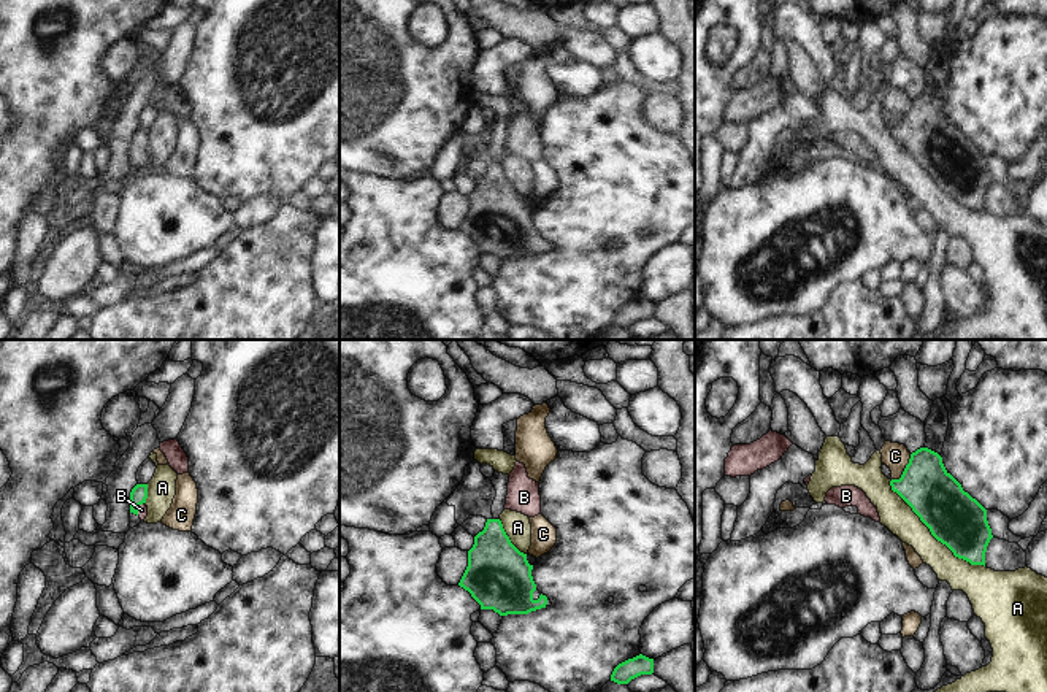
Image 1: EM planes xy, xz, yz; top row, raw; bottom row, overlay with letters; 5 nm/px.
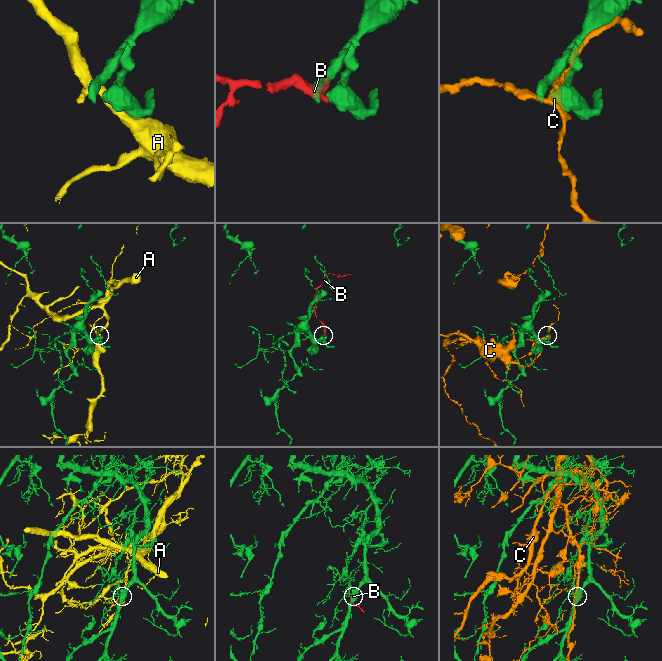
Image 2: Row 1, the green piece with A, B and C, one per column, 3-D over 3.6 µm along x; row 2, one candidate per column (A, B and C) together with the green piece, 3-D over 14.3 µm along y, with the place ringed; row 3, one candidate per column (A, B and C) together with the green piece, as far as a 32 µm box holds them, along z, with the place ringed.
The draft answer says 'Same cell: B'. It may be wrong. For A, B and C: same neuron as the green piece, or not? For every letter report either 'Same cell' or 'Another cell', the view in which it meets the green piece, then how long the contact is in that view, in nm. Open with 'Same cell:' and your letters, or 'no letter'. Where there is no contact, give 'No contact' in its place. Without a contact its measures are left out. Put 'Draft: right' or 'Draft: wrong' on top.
Draft: right
Same cell: B
A: Another cell. Touches green in yz. Shared border 650 nm
B: Same cell. Touches green in xy. Shared border 80 nm
C: Another cell. Touches green in yz. Shared border 170 nm

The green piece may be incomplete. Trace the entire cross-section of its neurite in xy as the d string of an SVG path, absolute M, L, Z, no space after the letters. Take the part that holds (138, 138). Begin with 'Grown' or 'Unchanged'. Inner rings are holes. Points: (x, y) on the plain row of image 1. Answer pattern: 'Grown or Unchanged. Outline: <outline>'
Grown. Outline: M136 129L130 136L130 157L136 159L141 165L148 160L148 129Z

